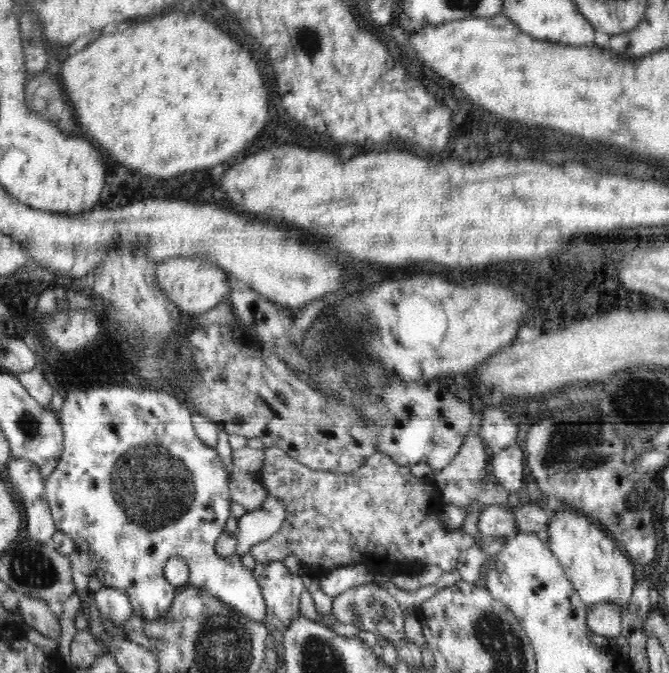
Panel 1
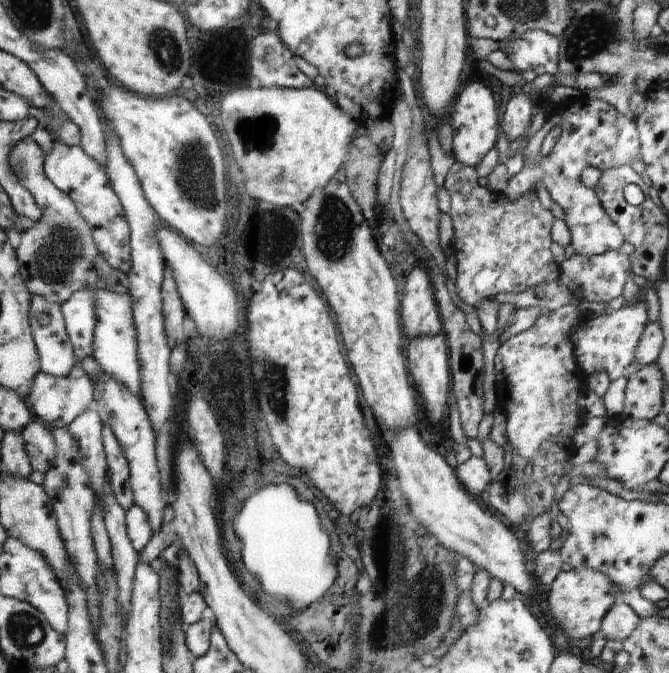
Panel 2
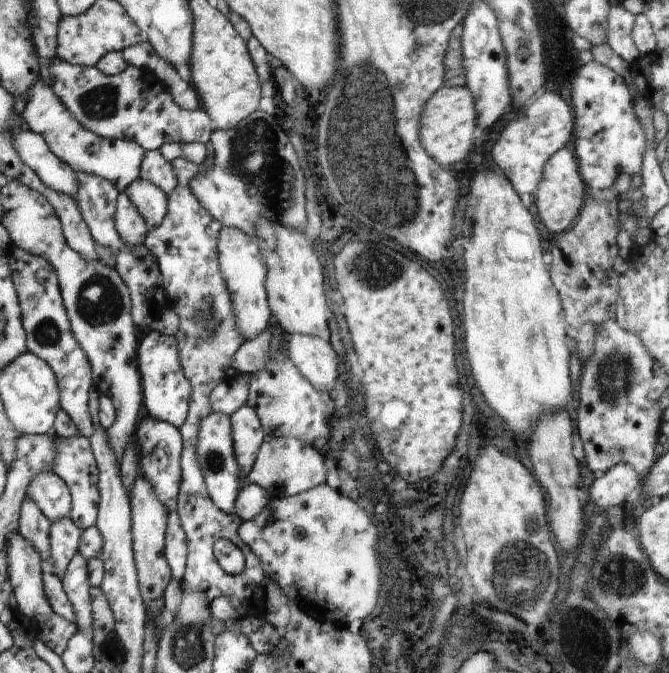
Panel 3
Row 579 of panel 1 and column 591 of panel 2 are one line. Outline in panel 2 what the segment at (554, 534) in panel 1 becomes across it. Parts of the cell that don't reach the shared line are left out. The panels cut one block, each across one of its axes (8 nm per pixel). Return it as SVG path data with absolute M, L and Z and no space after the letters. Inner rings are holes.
M589 567L561 571L551 585L550 594L546 595L548 609L570 639L583 639L600 633L606 614L618 602L615 584L605 573Z

